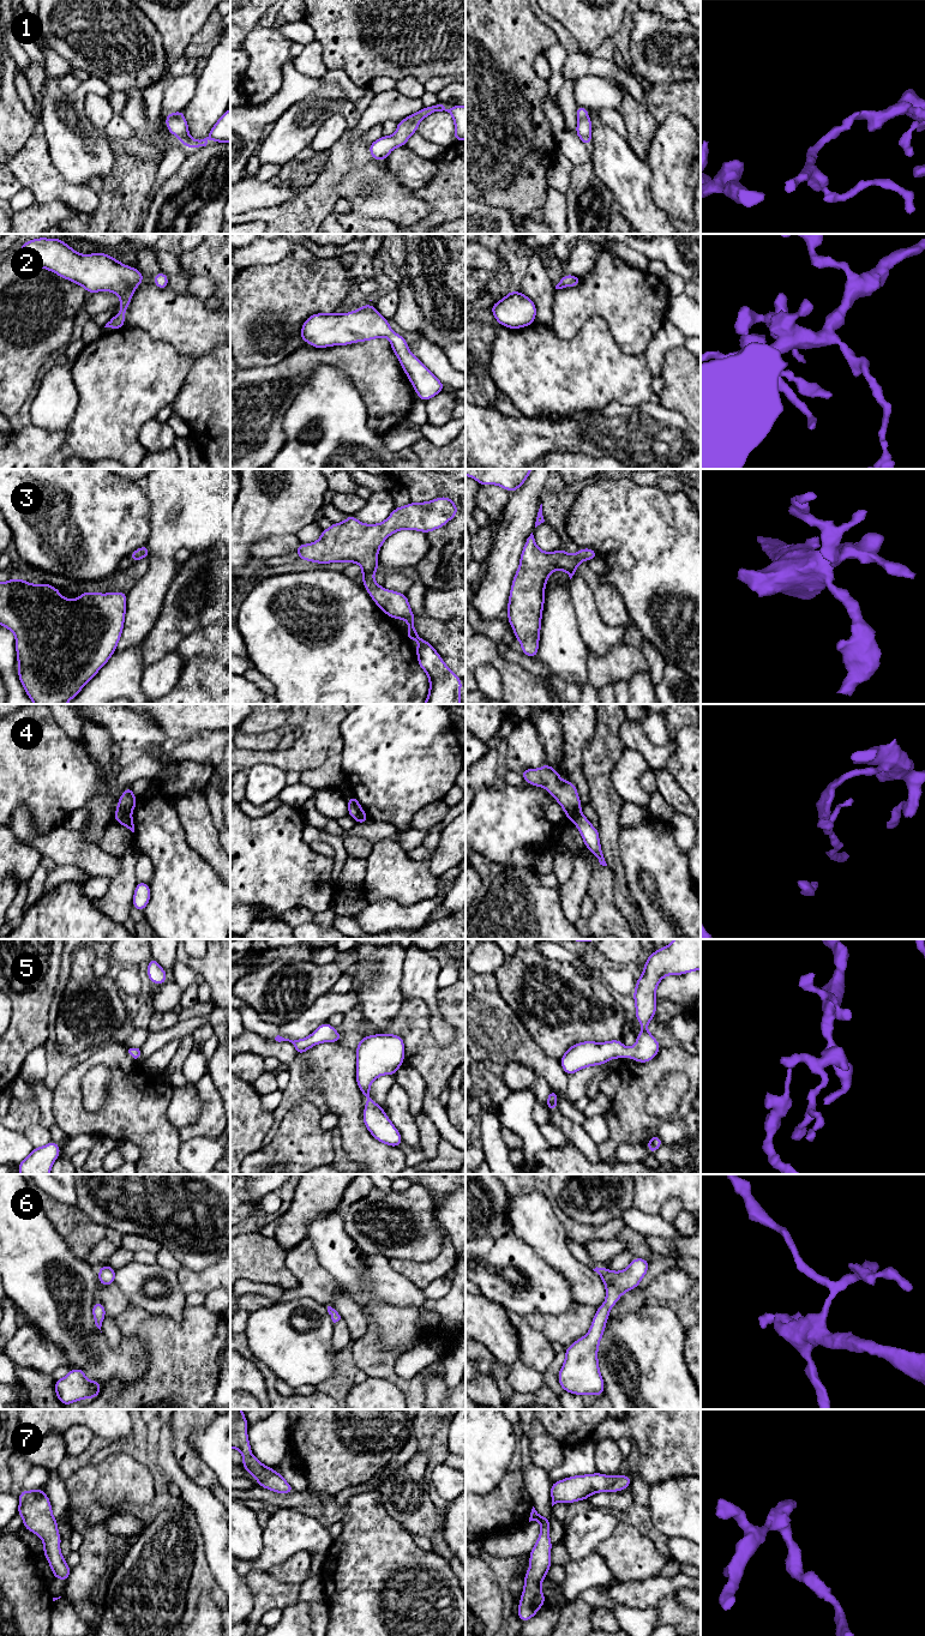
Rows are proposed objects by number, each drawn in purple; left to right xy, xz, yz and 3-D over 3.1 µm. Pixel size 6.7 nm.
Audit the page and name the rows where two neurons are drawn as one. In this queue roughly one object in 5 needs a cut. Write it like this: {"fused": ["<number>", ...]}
{"fused": ["4"]}

